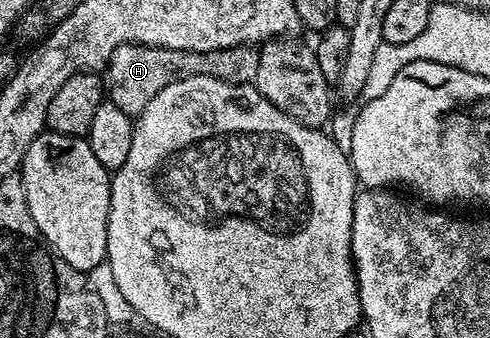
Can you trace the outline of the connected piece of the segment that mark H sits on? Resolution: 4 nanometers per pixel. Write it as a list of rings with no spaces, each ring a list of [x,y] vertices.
[[[122,45],[113,51],[105,66],[105,93],[106,96],[125,115],[131,118],[138,117],[157,91],[165,91],[169,83],[177,83],[181,79],[190,77],[212,77],[221,79],[225,83],[245,85],[254,82],[259,66],[259,49],[250,45],[242,45],[236,49],[218,49],[208,53],[197,51],[173,51],[152,45]]]

